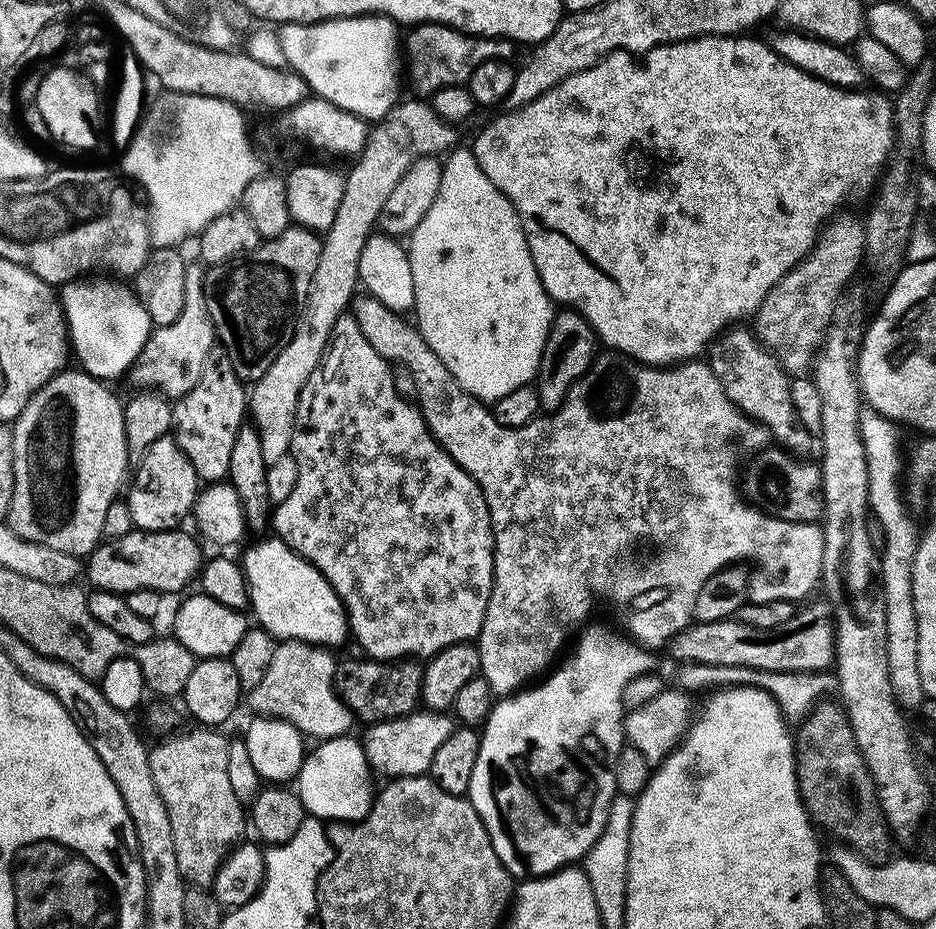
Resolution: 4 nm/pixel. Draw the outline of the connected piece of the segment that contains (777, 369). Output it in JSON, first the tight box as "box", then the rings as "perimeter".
{"box":[706,326,814,454],"perimeter":[[[732,326],[720,333],[712,341],[707,353],[706,363],[712,372],[718,378],[722,390],[726,390],[726,398],[738,410],[745,412],[751,420],[758,420],[768,429],[769,437],[781,444],[781,449],[789,448],[792,454],[800,454],[803,448],[808,448],[814,444],[814,437],[808,433],[806,426],[798,418],[798,410],[794,410],[794,402],[791,398],[792,380],[789,373],[785,372],[781,366],[778,357],[772,353],[770,348],[765,348],[757,338],[755,331],[751,327],[740,328],[744,326]]]}

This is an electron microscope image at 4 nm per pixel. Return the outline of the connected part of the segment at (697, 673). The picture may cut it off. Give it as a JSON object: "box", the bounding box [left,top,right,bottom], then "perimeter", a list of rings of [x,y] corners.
{"box":[677,664,838,721],"perimeter":[[[685,664],[679,670],[679,684],[677,685],[687,692],[737,686],[760,688],[774,697],[781,715],[789,721],[803,719],[813,706],[822,697],[825,697],[822,695],[830,691],[833,693],[838,686],[836,674],[828,670],[823,672],[776,672],[754,670],[752,667],[706,666],[705,664]]]}

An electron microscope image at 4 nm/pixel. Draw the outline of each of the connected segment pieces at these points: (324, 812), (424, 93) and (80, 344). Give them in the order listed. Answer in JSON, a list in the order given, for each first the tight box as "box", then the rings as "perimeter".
[{"box":[298,735,374,822],"perimeter":[[[351,735],[321,739],[316,749],[305,755],[298,777],[298,795],[309,817],[325,822],[355,822],[363,820],[372,809],[374,773],[368,766],[363,743],[351,740]]]},{"box":[402,24,518,98],"perimeter":[[[417,24],[407,29],[408,37],[403,37],[402,52],[408,55],[408,68],[406,64],[406,80],[412,83],[412,88],[417,97],[430,98],[438,90],[449,88],[455,84],[467,85],[468,79],[474,74],[478,66],[487,60],[507,60],[513,59],[512,55],[518,51],[517,45],[510,40],[501,40],[491,36],[469,36],[466,32],[460,32],[456,28],[451,28],[445,24]]]},{"box":[58,278,154,382],"perimeter":[[[77,278],[58,292],[68,323],[70,348],[75,359],[80,359],[79,367],[105,382],[131,369],[154,327],[135,291],[124,284],[116,278]]]}]

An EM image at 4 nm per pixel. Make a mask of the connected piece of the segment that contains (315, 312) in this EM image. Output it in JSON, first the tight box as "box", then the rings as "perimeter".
{"box":[250,98,457,466],"perimeter":[[[420,98],[411,99],[401,99],[381,120],[371,125],[364,148],[351,161],[352,169],[347,169],[344,177],[342,202],[338,205],[334,226],[323,233],[322,254],[318,258],[314,278],[310,278],[308,301],[296,322],[294,334],[281,347],[274,362],[270,362],[270,370],[266,370],[266,374],[251,385],[250,420],[260,432],[262,458],[269,466],[275,466],[283,456],[289,455],[302,386],[306,386],[310,374],[314,374],[319,366],[332,336],[334,322],[349,311],[357,295],[359,258],[364,244],[377,227],[386,198],[390,198],[394,186],[398,186],[398,178],[410,170],[414,161],[423,156],[439,157],[457,143],[457,129],[447,124],[433,110],[431,103]]]}

